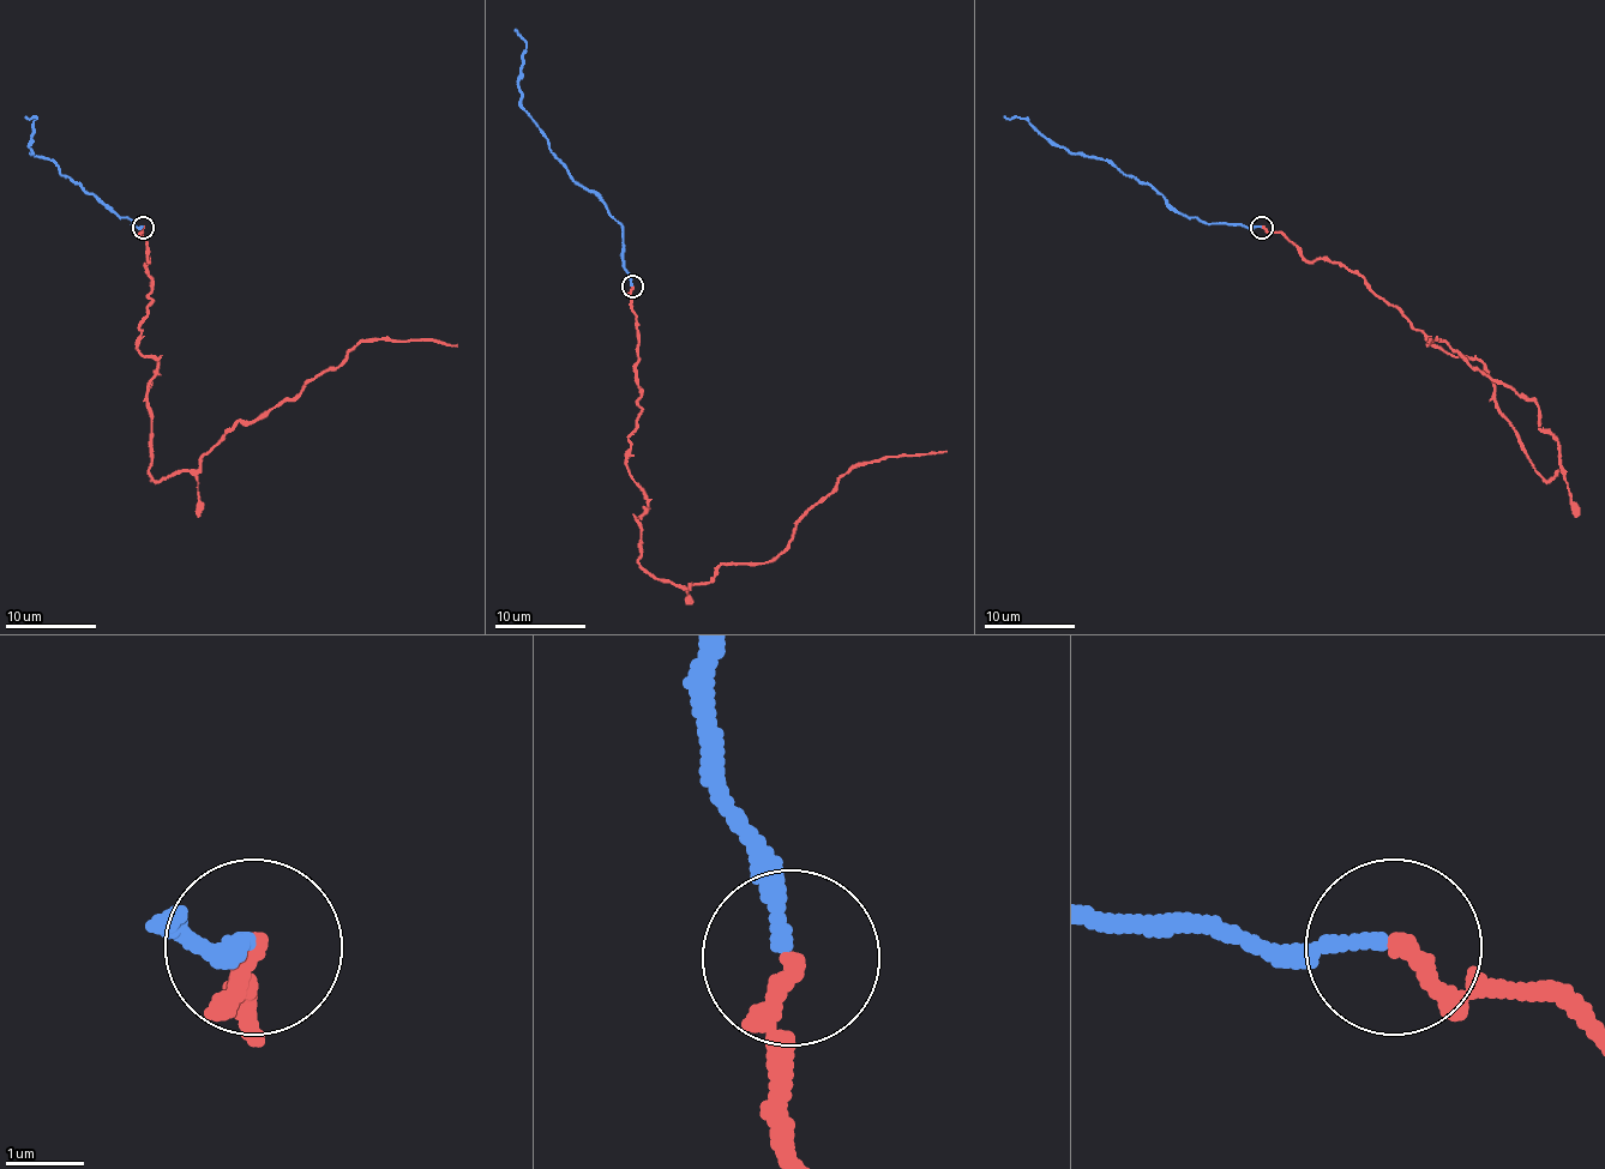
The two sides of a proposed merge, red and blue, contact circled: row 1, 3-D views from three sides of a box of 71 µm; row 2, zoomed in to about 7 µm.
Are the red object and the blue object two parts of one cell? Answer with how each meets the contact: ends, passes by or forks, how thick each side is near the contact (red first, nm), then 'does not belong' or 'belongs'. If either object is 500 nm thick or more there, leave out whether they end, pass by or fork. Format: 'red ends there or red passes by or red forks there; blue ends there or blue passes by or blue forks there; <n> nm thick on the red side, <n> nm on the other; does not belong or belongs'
red passes by; blue ends there; 180 nm thick on the red side, 200 nm on the other; belongs

